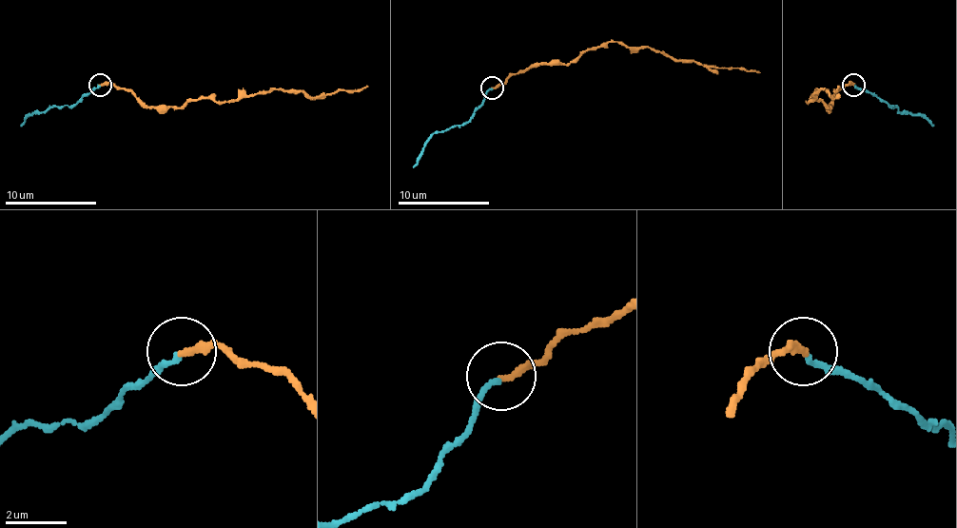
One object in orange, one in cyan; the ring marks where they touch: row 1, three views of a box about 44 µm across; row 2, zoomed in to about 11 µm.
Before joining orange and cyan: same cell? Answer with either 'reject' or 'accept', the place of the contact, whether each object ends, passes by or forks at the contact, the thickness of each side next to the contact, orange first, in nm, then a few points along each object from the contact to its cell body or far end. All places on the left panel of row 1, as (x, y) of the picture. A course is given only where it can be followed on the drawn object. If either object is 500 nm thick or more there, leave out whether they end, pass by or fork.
accept; place (100, 85); orange ends; cyan ends; calibres 240 and 180 nm; course orange (99, 84), (131, 90), (149, 107), (202, 97), (229, 102), (273, 88), (312, 97), (367, 86); course cyan (99, 86), (71, 107), (48, 107), (30, 113), (21, 125)

